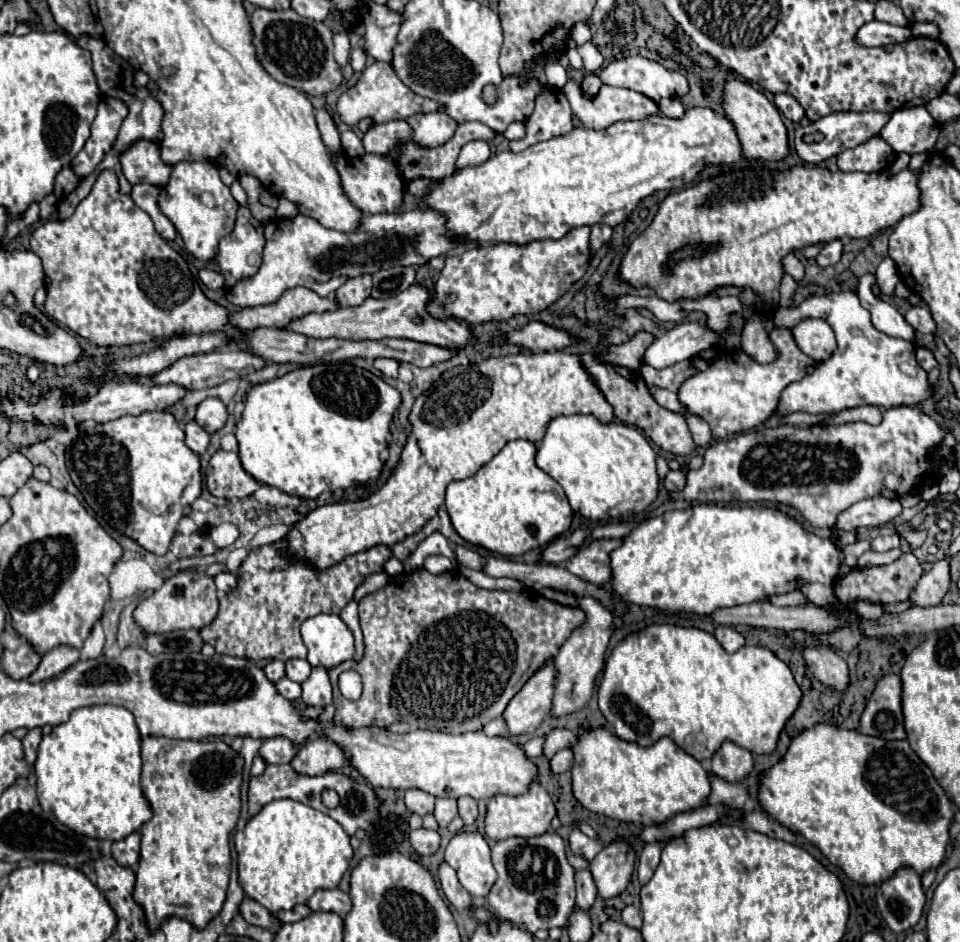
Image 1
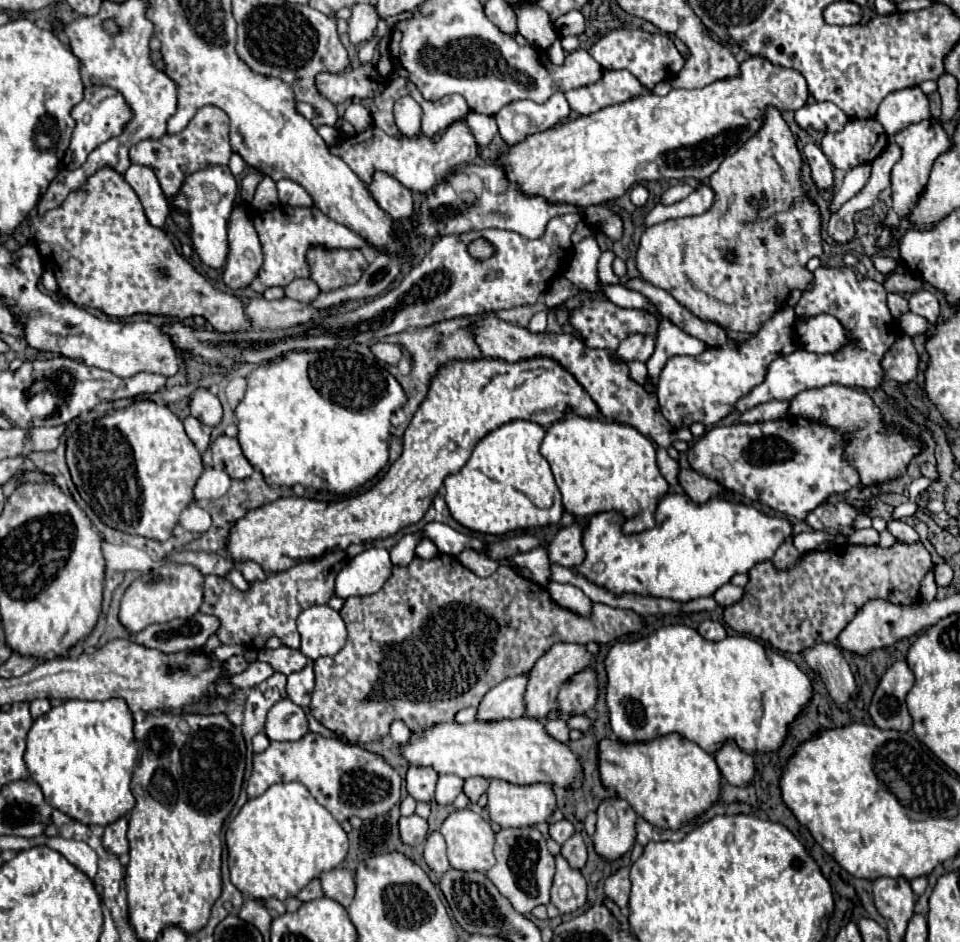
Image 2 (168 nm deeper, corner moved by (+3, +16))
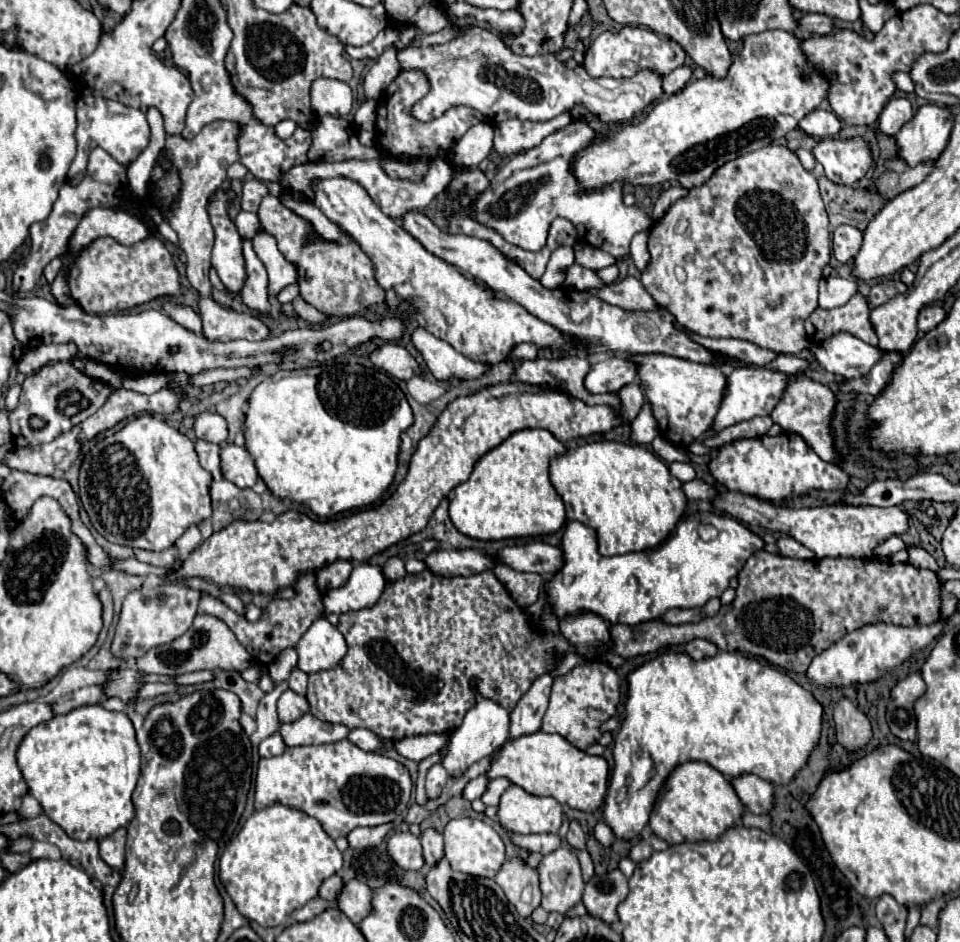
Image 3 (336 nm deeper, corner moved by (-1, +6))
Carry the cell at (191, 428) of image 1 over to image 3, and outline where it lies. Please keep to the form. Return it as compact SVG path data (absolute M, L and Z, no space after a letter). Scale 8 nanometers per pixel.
M197 440L195 444L195 450L199 454L199 462L201 466L211 472L211 476L215 480L221 480L221 468L219 468L219 446L217 444L211 444L211 442L205 442L205 440Z

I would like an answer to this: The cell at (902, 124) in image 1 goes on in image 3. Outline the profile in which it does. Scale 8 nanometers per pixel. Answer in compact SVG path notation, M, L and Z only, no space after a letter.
M891 98L881 112L879 128L885 134L897 134L901 126L913 118L913 114L915 110L907 98Z

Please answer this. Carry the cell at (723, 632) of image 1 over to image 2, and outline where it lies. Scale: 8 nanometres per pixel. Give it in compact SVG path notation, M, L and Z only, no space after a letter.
M705 620L703 624L699 624L699 634L707 640L723 640L727 636L727 630L721 622L713 622L713 620Z

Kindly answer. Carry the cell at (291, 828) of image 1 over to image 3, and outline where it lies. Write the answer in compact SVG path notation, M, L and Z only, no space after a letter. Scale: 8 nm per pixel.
M269 806L267 810L257 810L251 814L251 818L243 824L241 832L229 842L225 852L219 858L219 878L235 902L237 910L249 918L255 920L261 926L279 926L287 920L287 916L305 906L309 900L313 900L319 892L319 886L325 878L331 874L337 874L343 866L343 856L337 850L335 842L325 834L325 830L315 822L315 818L291 810L287 806Z

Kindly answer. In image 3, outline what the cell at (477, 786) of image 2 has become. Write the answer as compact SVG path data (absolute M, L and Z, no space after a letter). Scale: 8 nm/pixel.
M495 778L495 780L491 780L489 786L487 786L487 790L485 790L485 794L481 796L483 804L485 804L485 806L497 806L499 800L501 800L501 794L503 794L509 786L511 786L511 782L509 782L507 778Z

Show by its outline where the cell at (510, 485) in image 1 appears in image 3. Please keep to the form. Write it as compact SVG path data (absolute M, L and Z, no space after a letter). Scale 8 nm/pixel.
M519 430L511 434L503 444L487 452L473 468L469 480L461 482L449 500L449 516L455 528L477 540L501 540L519 536L553 534L565 524L565 504L549 480L549 462L553 456L565 454L567 446L547 430Z

